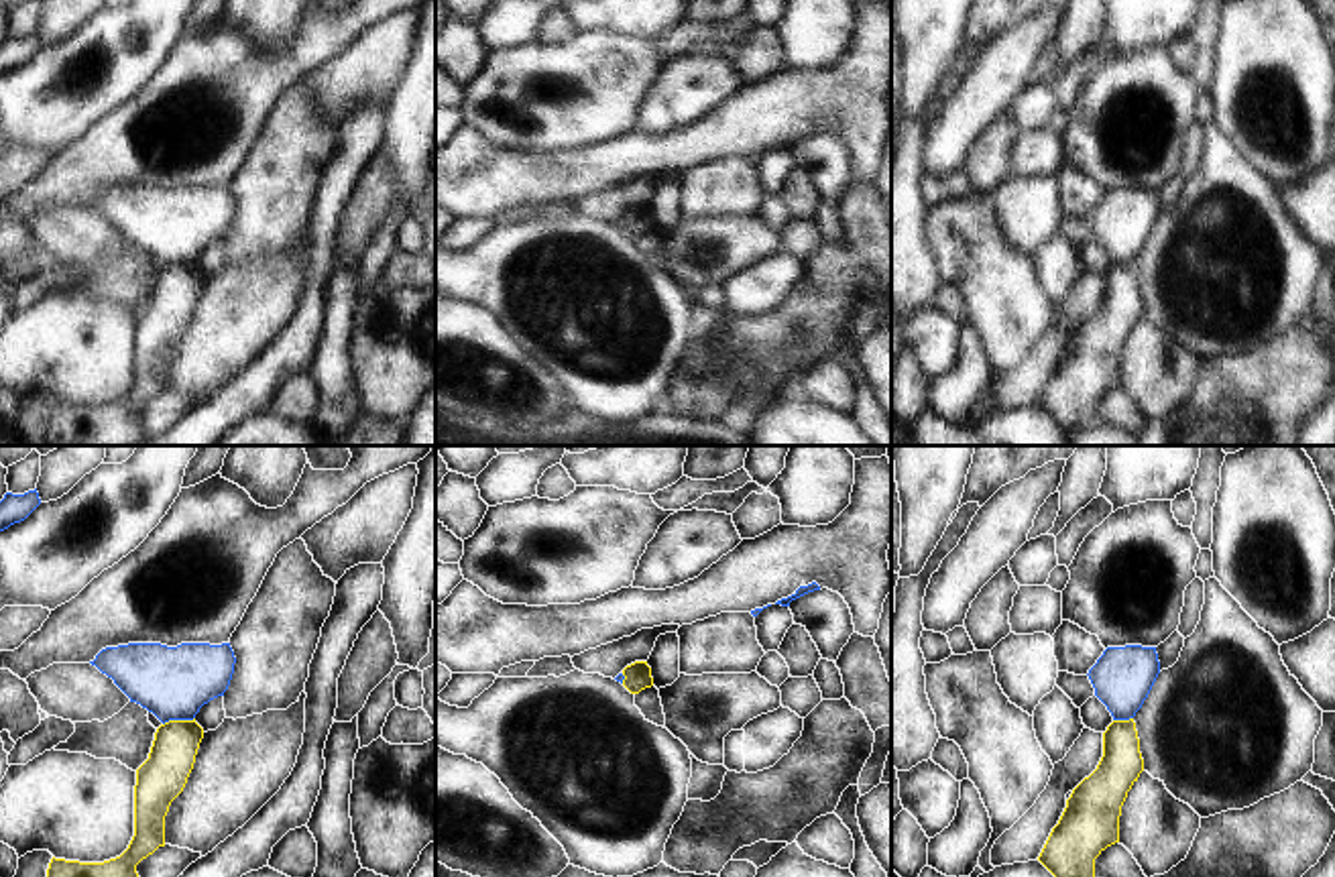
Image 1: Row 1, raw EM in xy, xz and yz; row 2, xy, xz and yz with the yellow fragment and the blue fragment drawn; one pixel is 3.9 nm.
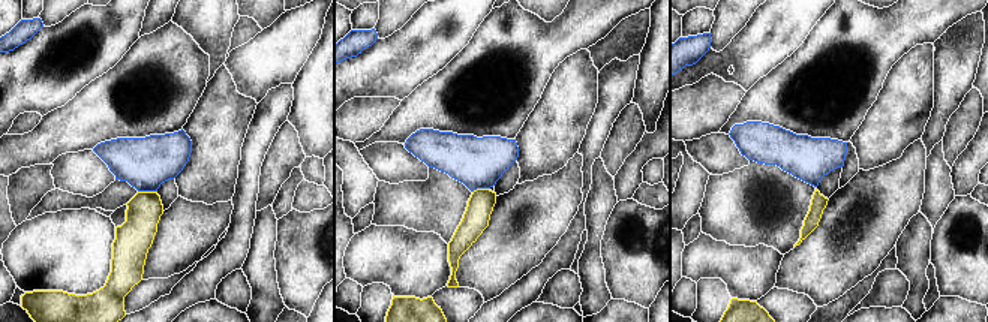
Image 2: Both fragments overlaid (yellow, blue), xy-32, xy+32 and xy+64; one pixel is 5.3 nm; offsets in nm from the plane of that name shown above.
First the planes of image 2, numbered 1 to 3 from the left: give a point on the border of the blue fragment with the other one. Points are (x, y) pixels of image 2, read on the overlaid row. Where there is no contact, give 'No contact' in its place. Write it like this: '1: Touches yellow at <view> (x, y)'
1: Touches yellow at xy-32 (147, 192)
2: Touches yellow at xy+32 (480, 189)
3: No contact.

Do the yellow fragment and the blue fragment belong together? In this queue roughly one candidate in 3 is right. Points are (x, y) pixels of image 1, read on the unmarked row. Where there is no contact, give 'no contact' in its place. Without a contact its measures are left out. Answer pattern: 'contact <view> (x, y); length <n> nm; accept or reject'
contact xy (178, 265); length 130 nm; reject

